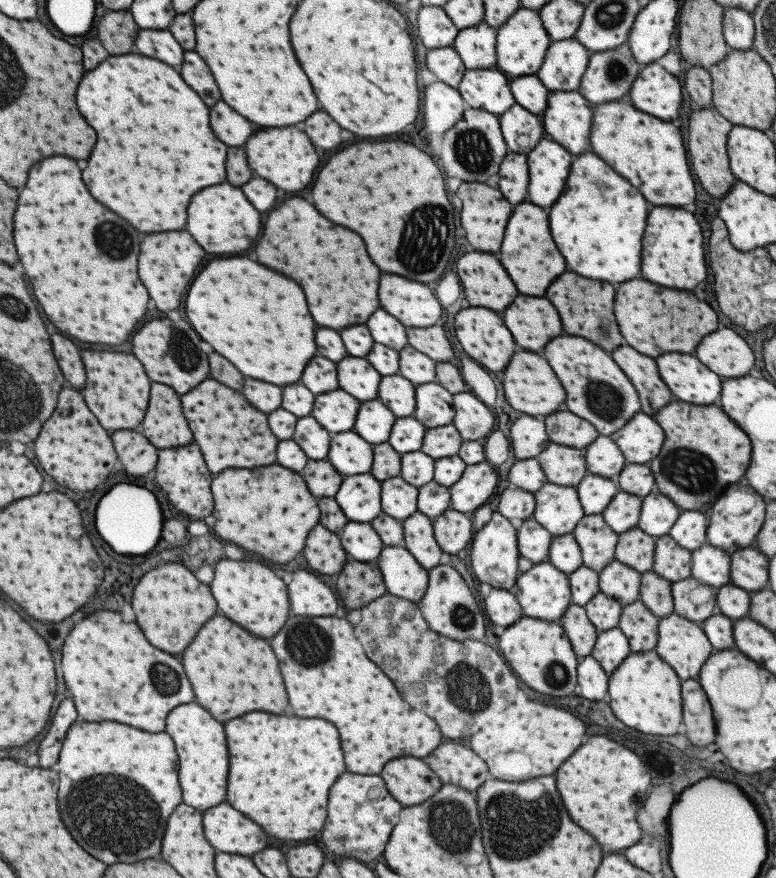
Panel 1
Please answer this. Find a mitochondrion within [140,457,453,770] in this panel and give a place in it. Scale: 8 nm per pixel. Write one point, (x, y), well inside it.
(320, 648)

